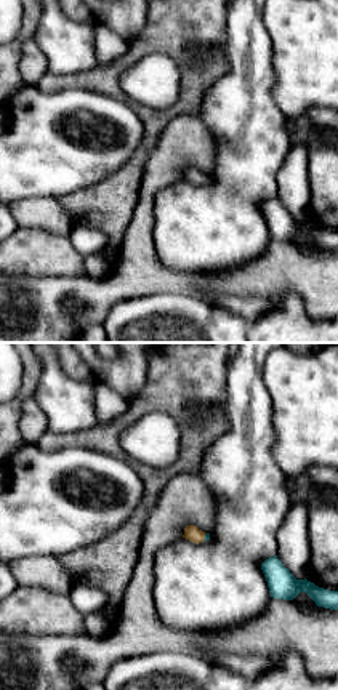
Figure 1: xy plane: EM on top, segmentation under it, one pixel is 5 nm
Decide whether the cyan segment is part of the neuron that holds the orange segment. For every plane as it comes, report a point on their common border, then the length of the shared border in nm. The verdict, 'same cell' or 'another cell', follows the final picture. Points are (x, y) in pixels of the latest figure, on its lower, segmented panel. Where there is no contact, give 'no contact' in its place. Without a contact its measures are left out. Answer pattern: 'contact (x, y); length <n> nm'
contact (204, 537); length 50 nm

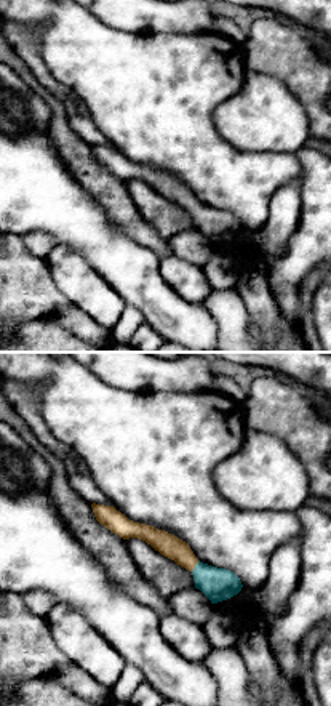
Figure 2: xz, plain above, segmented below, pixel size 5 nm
contact (194, 567); length 70 nm

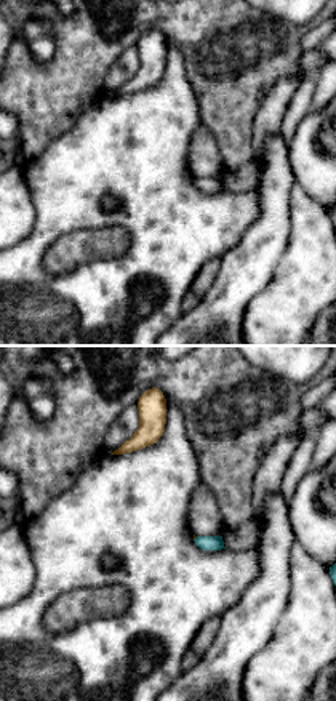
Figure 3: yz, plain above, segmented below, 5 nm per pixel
no contact

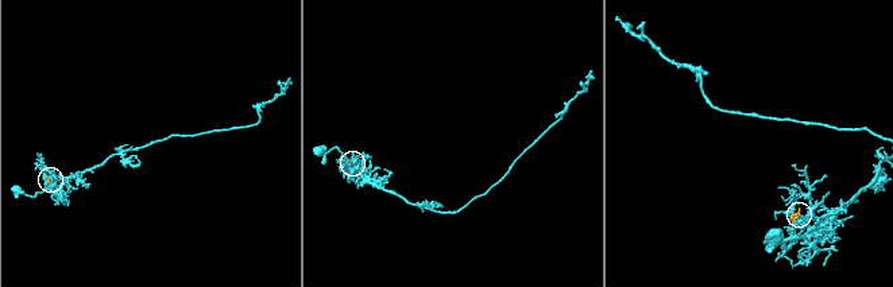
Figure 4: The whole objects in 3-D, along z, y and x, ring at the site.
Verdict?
same cell

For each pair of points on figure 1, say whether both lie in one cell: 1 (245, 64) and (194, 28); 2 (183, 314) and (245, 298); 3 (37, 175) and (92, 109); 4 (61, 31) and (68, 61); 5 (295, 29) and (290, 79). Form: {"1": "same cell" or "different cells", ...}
{"1": "different cells", "2": "different cells", "3": "same cell", "4": "same cell", "5": "same cell"}

